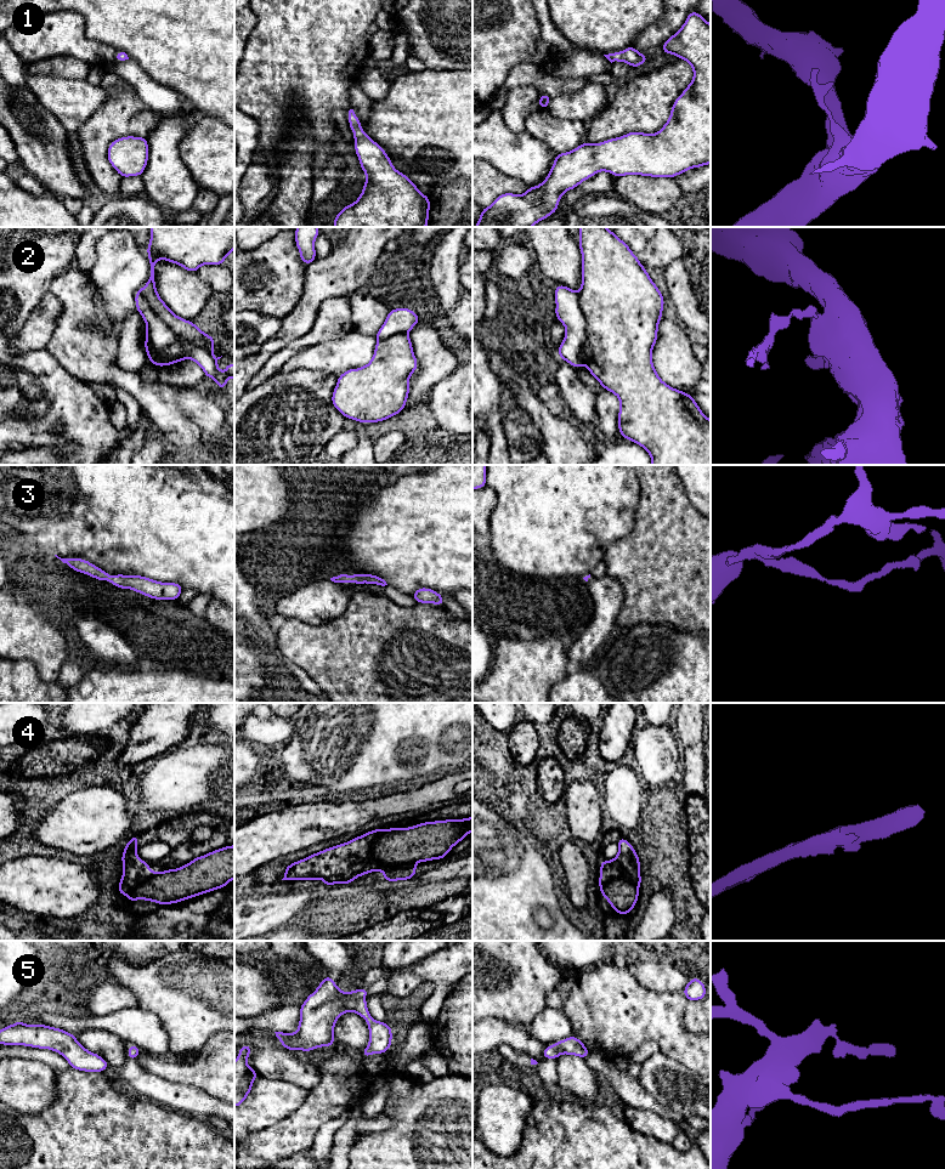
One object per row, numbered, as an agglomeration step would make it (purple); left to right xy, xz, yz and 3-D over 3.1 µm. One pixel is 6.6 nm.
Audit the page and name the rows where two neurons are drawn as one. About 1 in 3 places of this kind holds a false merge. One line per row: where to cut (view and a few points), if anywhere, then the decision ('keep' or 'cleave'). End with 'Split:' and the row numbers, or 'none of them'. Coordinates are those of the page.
1: cut none; keep
2: cut xy (141, 289), (151, 308), (180, 339), (188, 340), (211, 353); cleave
3: cut none; keep
4: cut none; keep
5: cut none; keep
Split: 2

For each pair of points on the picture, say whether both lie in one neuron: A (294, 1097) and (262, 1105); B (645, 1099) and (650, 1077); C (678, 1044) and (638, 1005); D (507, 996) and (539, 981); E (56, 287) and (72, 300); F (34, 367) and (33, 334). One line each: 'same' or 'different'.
A: same
B: different
C: same
D: same
E: same
F: different

